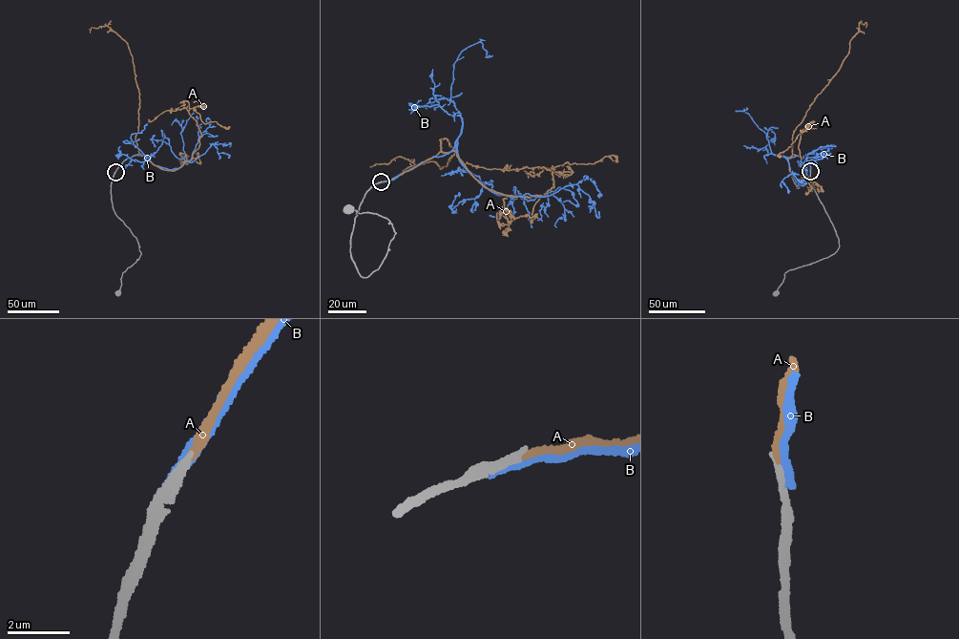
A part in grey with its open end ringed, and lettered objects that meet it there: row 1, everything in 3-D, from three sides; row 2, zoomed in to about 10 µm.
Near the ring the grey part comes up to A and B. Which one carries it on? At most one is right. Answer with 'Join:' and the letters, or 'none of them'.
Join: A

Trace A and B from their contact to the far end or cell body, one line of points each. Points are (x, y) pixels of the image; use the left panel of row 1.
A: (114, 172), (139, 154), (166, 170), (190, 160), (201, 133), (190, 108), (205, 124), (229, 126)
B: (114, 172), (135, 155), (169, 169), (182, 164), (168, 138), (151, 138), (155, 146)

